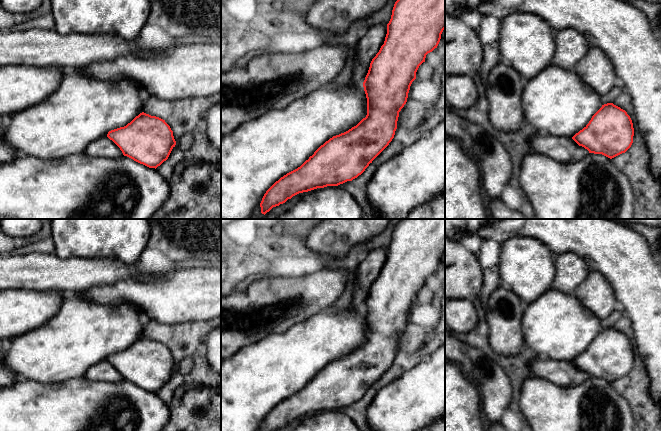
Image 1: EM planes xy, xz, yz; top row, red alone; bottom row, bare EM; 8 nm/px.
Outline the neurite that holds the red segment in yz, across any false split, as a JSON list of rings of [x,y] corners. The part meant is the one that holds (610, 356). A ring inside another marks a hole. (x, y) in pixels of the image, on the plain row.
[[[607,327],[573,361],[538,356],[530,365],[530,370],[534,376],[558,386],[572,387],[589,377],[602,378],[612,383],[631,371],[633,360],[633,347],[627,336],[613,327]]]

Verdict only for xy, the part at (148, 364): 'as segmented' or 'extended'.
extended

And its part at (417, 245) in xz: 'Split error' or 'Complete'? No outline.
Split error

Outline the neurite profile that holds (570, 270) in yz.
[[[573,252],[555,256],[555,277],[552,287],[566,294],[574,294],[590,272],[588,265]]]

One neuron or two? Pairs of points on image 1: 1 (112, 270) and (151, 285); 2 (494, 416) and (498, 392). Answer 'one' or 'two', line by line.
1: two
2: one

